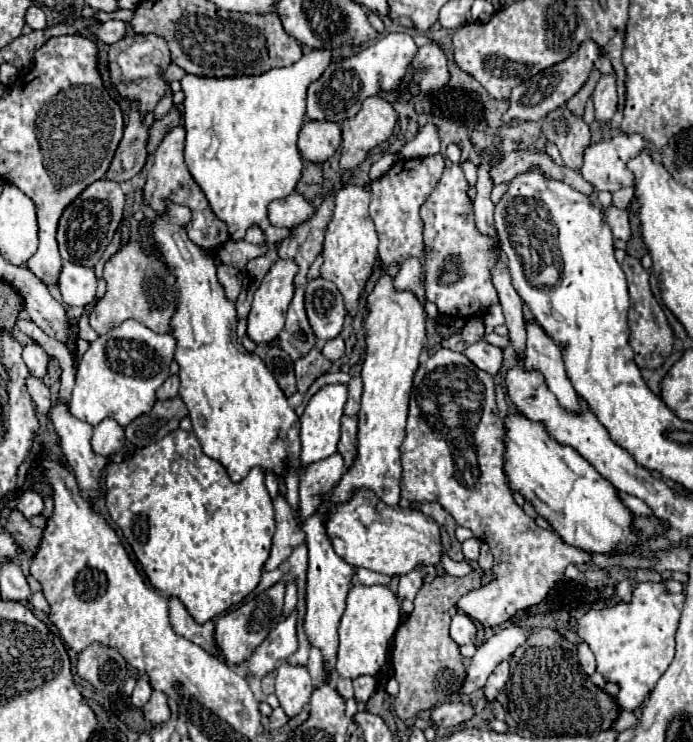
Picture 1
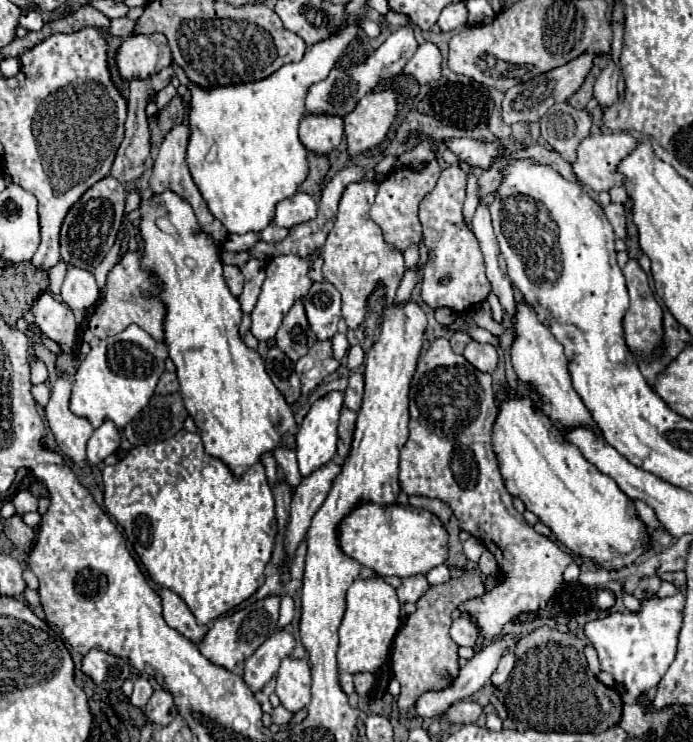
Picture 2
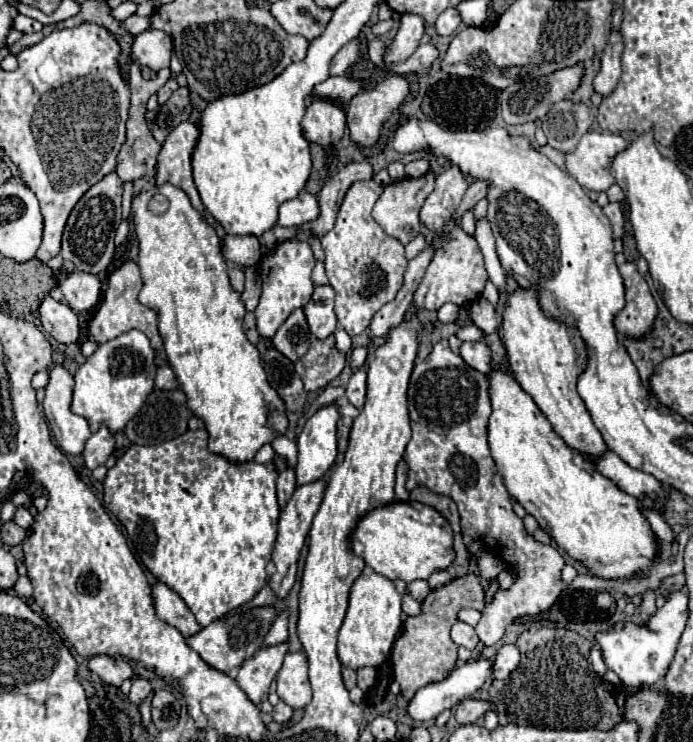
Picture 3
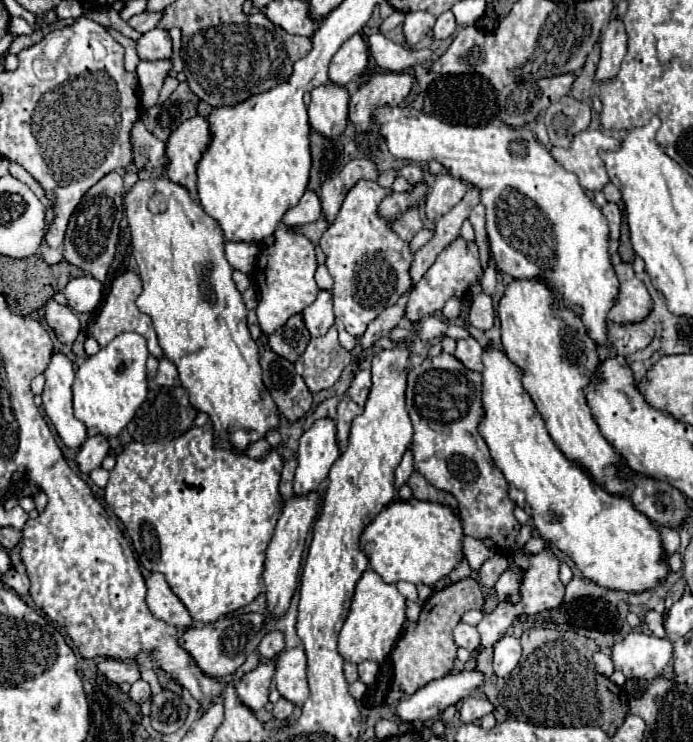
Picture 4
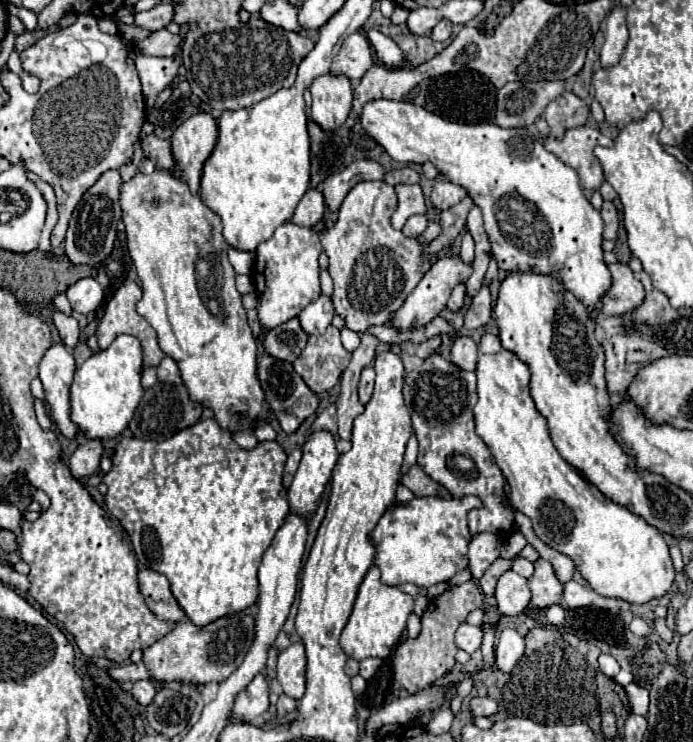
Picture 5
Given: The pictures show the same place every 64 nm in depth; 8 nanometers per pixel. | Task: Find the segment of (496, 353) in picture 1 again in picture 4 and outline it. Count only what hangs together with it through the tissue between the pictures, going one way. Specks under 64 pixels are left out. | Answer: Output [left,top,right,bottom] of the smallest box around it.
[456,338,484,372]

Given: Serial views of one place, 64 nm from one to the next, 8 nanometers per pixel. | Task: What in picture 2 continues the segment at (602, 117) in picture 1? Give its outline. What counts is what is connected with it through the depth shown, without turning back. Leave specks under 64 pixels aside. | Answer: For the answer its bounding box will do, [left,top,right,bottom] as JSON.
[594,60,618,108]

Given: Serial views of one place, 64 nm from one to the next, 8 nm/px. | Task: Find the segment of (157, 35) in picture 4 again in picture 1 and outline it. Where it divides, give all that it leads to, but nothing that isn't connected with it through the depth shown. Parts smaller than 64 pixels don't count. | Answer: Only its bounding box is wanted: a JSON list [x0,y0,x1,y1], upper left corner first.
[108,34,170,118]

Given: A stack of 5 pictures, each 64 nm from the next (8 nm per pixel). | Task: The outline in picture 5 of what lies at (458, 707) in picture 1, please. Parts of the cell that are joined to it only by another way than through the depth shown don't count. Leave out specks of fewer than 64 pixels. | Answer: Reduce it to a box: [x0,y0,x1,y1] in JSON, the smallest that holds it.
[468,696,498,716]

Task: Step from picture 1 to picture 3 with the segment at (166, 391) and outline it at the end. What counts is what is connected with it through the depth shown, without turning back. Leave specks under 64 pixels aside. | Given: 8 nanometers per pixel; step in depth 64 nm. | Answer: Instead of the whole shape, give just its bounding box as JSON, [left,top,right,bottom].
[156,366,178,390]

